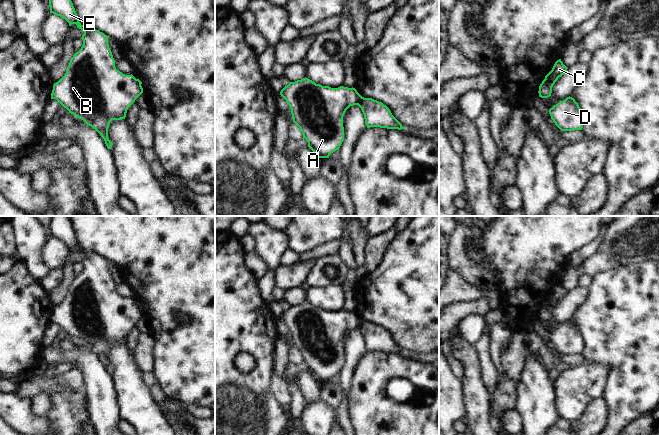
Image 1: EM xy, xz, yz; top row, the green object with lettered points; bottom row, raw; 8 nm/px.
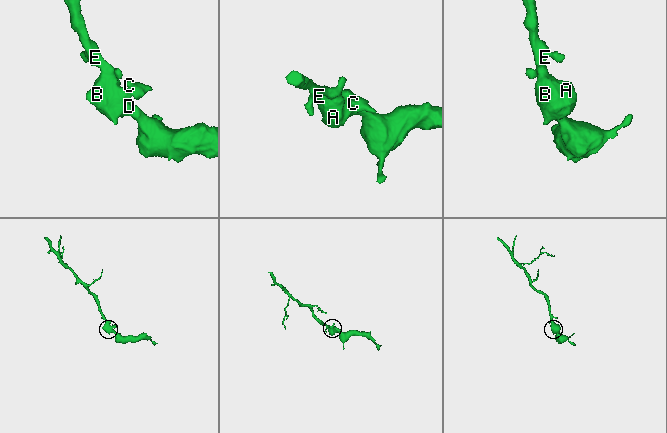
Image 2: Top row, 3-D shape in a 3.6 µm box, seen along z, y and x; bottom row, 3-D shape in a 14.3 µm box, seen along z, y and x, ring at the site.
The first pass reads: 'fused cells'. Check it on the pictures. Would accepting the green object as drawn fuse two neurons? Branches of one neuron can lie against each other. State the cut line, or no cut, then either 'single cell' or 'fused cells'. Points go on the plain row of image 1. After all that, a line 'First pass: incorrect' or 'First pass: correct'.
cut xz (362, 321), (356, 328); fused cells
First pass: correct

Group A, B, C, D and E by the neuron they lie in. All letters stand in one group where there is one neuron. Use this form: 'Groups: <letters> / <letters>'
Groups: A B D E / C.

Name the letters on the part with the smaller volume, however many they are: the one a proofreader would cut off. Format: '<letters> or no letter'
C.

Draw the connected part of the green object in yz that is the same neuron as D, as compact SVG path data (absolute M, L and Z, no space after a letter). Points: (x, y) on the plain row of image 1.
M570 320L550 332L549 338L561 355L582 354L583 352L582 335L575 323Z

